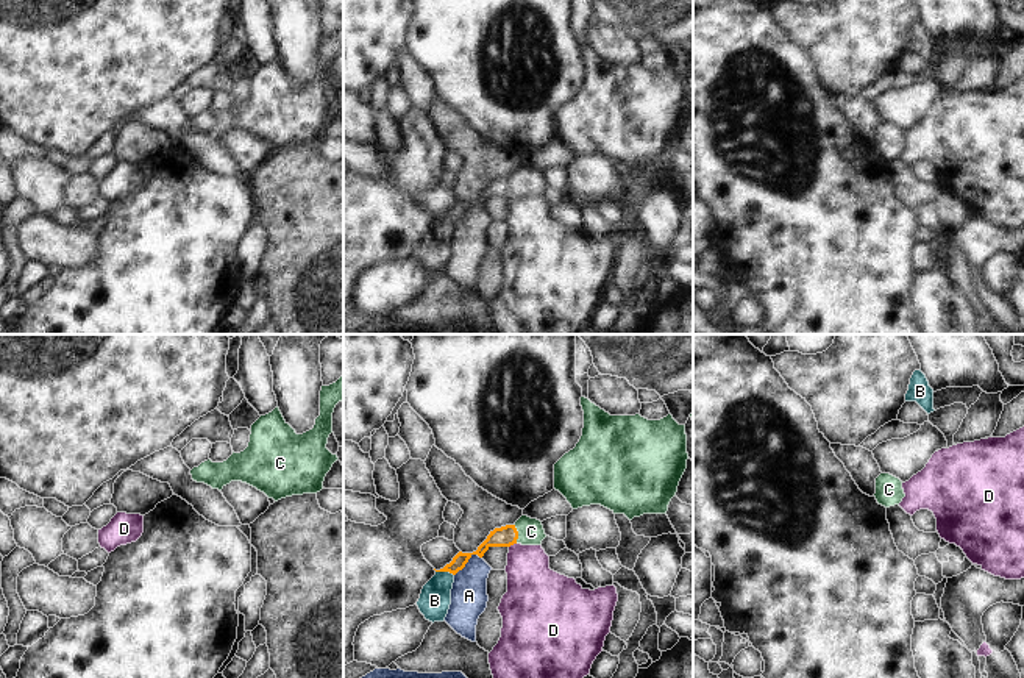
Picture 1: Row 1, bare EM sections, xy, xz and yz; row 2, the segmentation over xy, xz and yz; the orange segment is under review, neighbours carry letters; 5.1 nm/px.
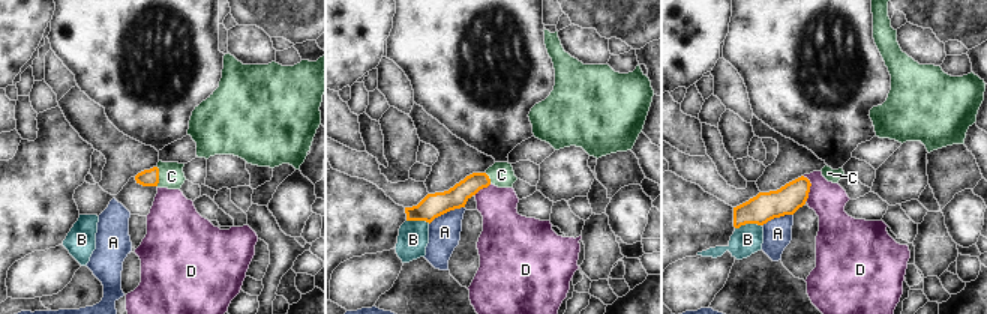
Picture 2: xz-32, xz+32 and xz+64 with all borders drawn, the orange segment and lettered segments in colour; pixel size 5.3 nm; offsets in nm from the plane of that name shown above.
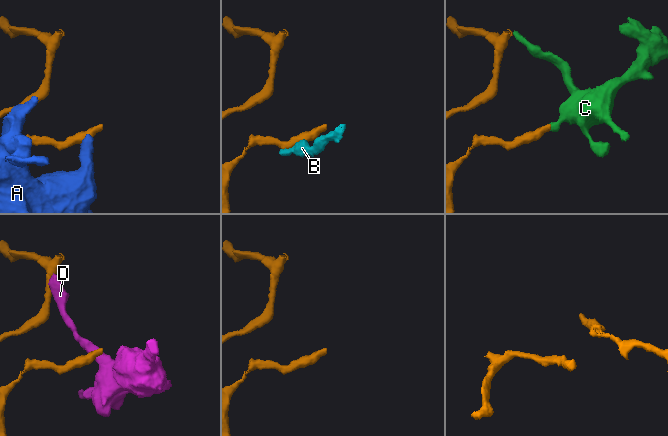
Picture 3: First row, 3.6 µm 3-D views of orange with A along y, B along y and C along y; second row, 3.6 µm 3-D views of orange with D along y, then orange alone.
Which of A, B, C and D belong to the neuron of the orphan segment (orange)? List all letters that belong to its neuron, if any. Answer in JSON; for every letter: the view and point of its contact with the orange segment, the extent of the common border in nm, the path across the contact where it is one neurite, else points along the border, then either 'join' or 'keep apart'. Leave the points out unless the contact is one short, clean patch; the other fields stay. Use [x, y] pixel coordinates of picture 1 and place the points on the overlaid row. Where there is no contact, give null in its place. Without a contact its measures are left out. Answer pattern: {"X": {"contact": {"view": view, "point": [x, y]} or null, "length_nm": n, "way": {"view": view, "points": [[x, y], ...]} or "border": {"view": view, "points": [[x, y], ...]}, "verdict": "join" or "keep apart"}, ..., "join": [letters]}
{"A": {"contact": {"view": "xz", "point": [467, 561]}, "length_nm": 170, "border": {"view": "xz", "points": [[481, 556], [473, 555], [455, 575]]}, "verdict": "keep apart"}, "B": {"contact": {"view": "xz", "point": [445, 570]}, "length_nm": 100, "border": {"view": "xz", "points": [[436, 570], [448, 570], [453, 575]]}, "verdict": "keep apart"}, "C": {"contact": {"view": "xz", "point": [517, 533]}, "length_nm": 110, "way": {"view": "xz", "points": [[504, 536], [517, 533], [531, 531]]}, "verdict": "join"}, "D": {"contact": {"view": "xz", "point": [512, 544]}, "length_nm": 50, "border": {"view": "xz", "points": [[515, 542], [509, 547]]}, "verdict": "keep apart"}, "join": ["C"]}

